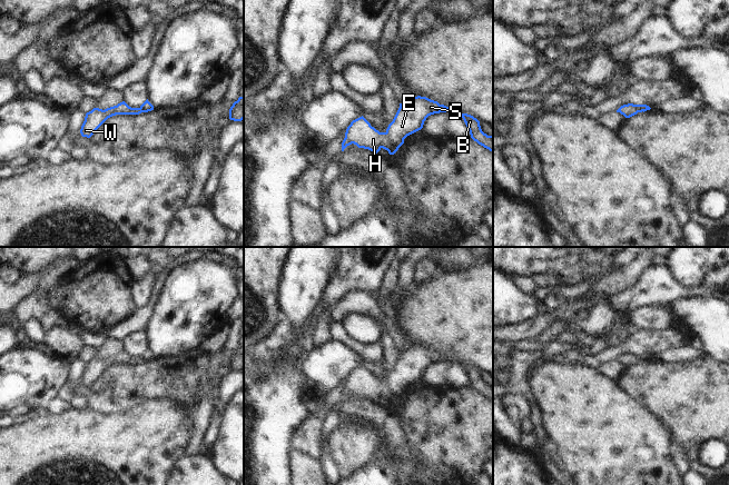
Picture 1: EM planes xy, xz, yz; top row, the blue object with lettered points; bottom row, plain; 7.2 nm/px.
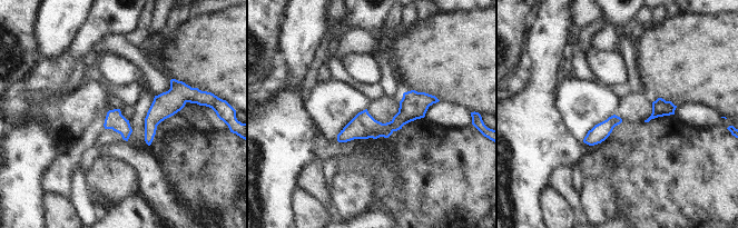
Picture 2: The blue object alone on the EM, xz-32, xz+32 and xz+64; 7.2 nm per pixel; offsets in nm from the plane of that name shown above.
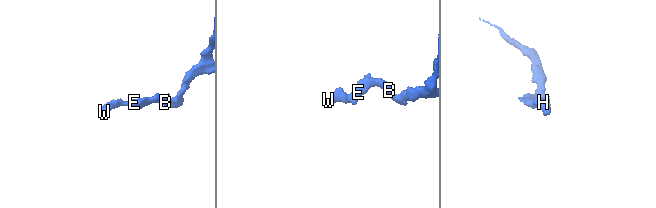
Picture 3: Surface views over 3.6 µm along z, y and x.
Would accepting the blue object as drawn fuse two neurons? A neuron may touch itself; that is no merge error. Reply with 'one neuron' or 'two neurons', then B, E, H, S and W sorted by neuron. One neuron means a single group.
one neuron; groups B E H S W

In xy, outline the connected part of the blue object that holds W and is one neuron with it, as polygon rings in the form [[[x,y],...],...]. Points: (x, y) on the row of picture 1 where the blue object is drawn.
[[[148,99],[139,108],[131,108],[125,101],[105,110],[93,108],[91,111],[86,113],[80,133],[82,137],[90,138],[96,132],[96,130],[112,116],[139,115],[141,112],[148,112],[151,110],[154,110],[154,106],[148,101]]]

